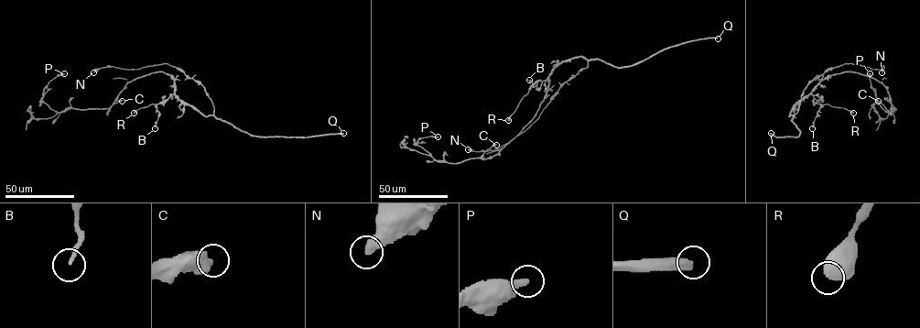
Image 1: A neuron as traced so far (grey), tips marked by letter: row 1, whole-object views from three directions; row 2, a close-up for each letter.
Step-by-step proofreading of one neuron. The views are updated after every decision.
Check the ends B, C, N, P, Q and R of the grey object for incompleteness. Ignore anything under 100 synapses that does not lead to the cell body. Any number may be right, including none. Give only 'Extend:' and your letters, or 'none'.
Extend: Q

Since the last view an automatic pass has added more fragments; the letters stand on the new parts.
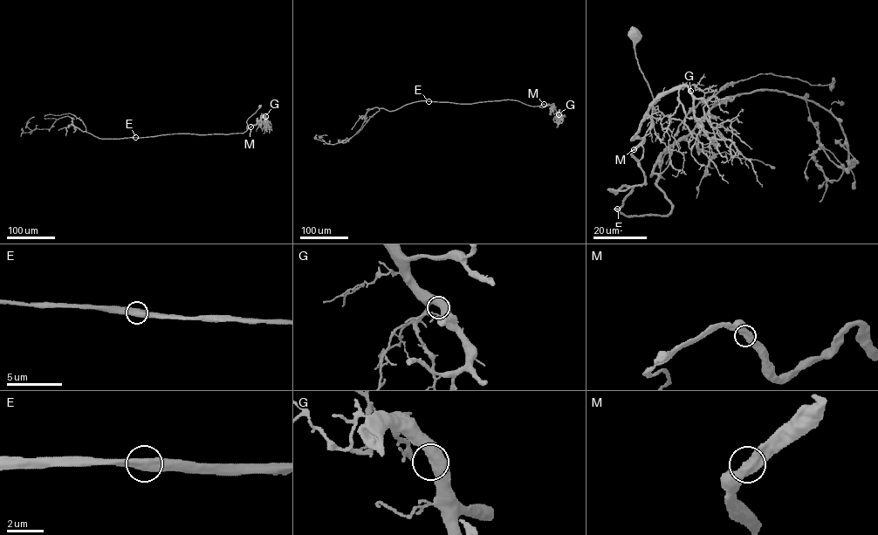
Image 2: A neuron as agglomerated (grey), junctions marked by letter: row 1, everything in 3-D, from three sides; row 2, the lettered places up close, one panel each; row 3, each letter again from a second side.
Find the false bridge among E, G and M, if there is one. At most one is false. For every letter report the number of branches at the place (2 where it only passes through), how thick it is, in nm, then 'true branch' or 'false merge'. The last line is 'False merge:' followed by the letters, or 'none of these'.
E: 2 | 550 nm | true branch
G: 2 | 550 nm | true branch
M: 2 | 600 nm | true branch
False merge: none of these

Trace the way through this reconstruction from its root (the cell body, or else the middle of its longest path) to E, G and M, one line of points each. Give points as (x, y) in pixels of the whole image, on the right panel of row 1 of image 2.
E: (634, 37), (635, 58), (653, 99), (652, 124), (639, 161), (646, 183), (608, 189), (632, 187), (617, 209)
G: (634, 37), (653, 99), (643, 155), (635, 158), (644, 140), (631, 139), (648, 107), (680, 87), (690, 91)
M: (634, 37), (635, 58), (653, 99), (652, 124), (646, 133), (643, 155), (639, 160), (632, 154), (634, 149)

